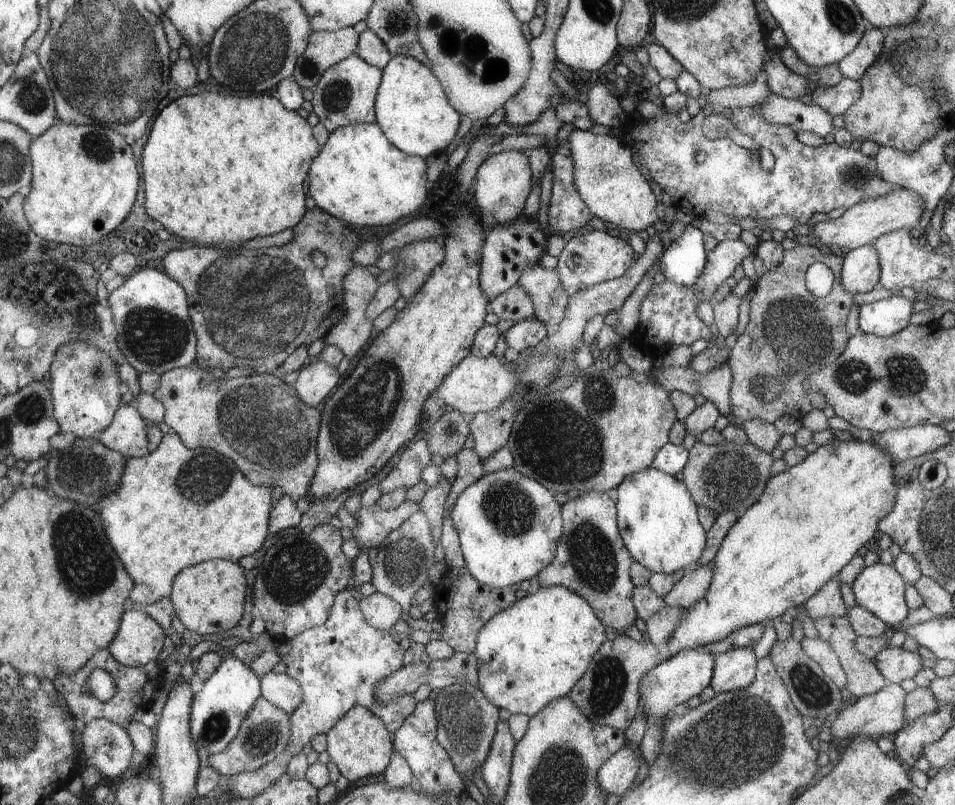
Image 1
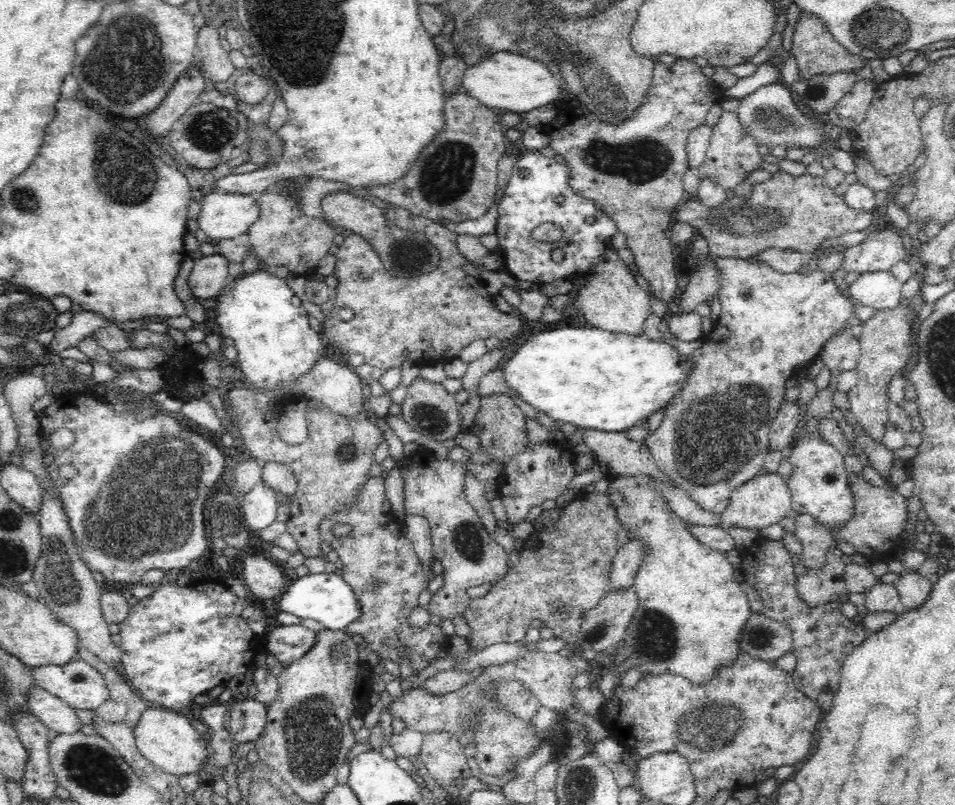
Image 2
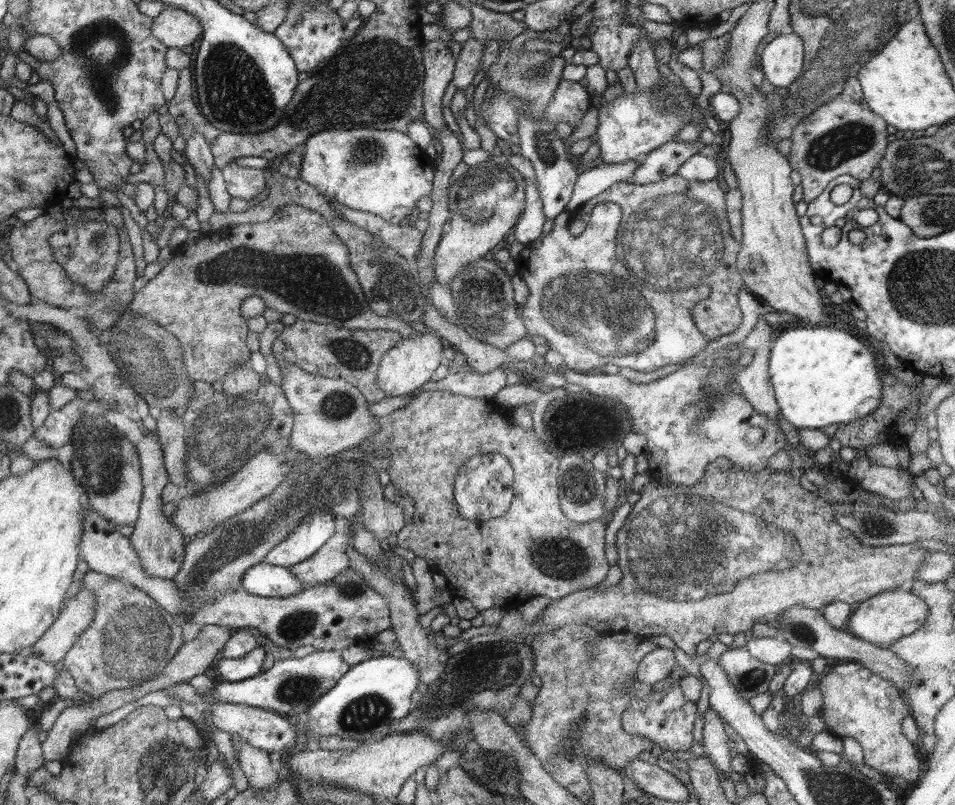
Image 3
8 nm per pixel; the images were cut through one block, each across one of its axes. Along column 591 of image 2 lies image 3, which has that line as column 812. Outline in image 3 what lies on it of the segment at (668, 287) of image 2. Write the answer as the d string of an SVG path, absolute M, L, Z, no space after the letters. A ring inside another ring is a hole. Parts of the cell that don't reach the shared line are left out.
M848 80L841 96L806 115L791 136L792 146L787 157L801 175L804 202L808 204L819 198L830 186L831 180L840 175L850 175L860 180L870 178L872 168L878 166L887 152L888 135L886 120L866 104L859 80Z

